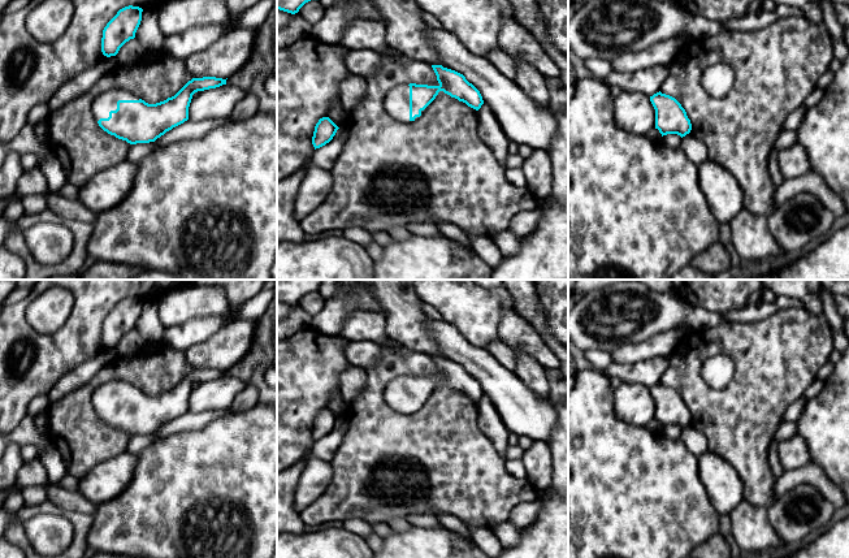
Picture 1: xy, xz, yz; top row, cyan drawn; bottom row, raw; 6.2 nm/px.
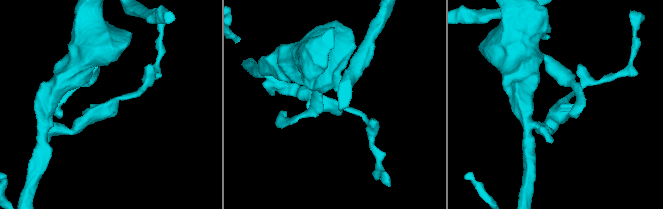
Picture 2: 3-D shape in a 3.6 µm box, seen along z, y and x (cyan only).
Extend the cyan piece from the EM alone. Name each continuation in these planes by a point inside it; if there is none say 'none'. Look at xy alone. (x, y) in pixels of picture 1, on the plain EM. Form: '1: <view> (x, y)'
1: xy (105, 393)

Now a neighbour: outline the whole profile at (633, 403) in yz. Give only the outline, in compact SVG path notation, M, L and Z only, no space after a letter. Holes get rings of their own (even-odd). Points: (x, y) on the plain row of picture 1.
M621 382L614 392L614 410L619 419L646 427L655 419L655 401L650 389L640 384Z

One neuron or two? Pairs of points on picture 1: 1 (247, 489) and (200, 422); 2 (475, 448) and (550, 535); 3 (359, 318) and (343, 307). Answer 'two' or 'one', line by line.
1: two
2: two
3: two

